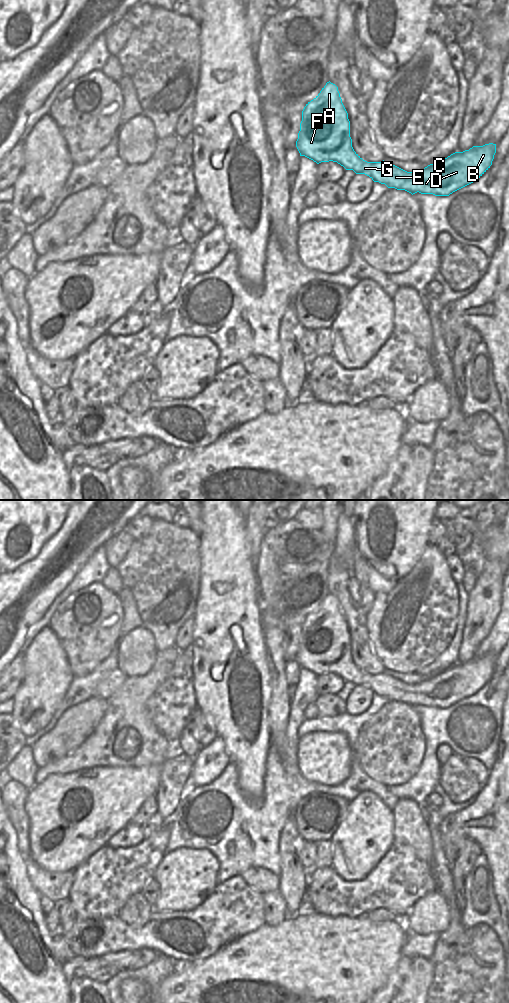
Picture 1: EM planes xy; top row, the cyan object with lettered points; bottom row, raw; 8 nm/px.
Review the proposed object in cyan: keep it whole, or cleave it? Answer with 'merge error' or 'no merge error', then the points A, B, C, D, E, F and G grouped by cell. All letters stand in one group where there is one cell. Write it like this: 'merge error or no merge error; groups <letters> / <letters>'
no merge error; groups A B C D E F G

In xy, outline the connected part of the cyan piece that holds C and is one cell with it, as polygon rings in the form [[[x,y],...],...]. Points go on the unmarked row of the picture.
[[[330,593],[304,619],[296,659],[300,668],[317,676],[337,674],[346,682],[365,686],[388,700],[435,708],[449,708],[478,692],[490,680],[496,665],[493,655],[473,658],[418,684],[407,684],[384,672],[367,674],[352,659],[348,625],[338,599]]]

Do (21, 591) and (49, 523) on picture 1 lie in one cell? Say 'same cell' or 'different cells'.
different cells

